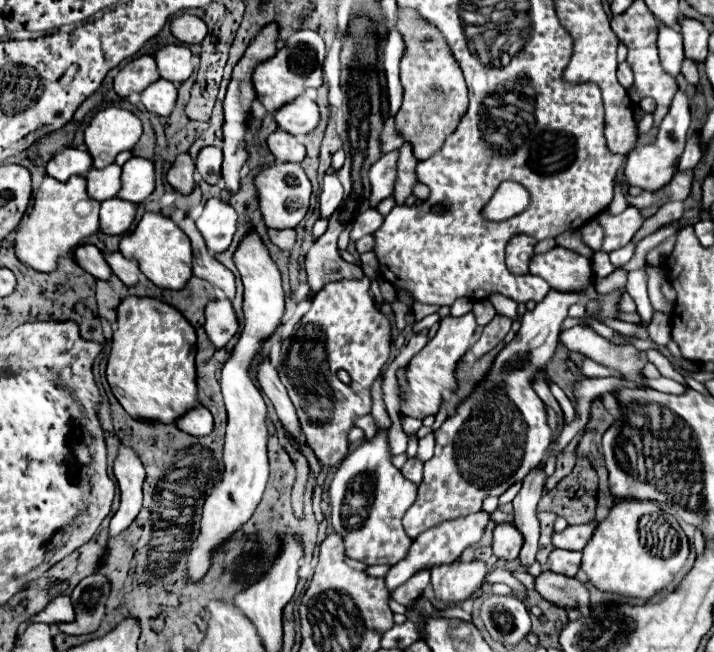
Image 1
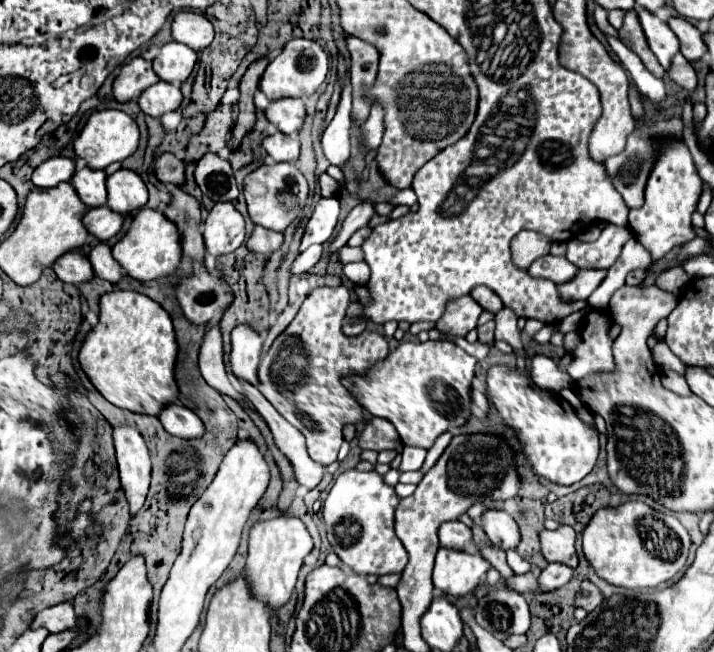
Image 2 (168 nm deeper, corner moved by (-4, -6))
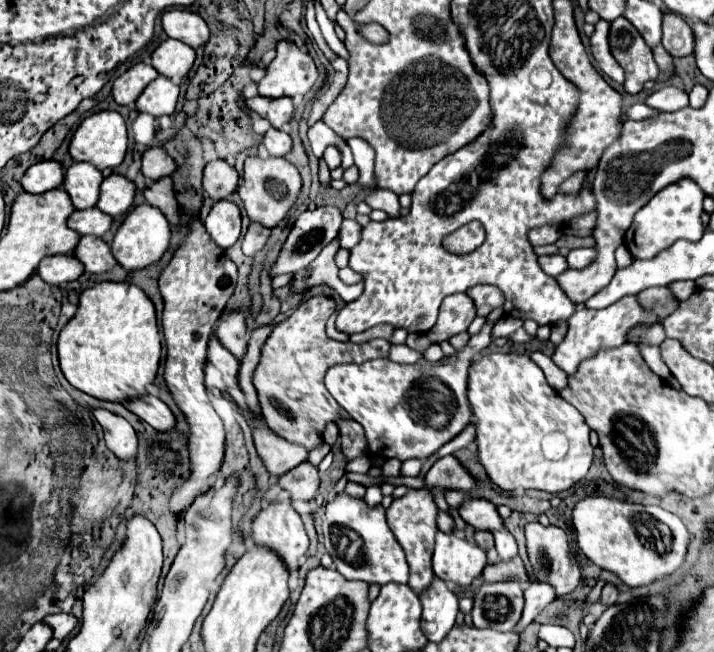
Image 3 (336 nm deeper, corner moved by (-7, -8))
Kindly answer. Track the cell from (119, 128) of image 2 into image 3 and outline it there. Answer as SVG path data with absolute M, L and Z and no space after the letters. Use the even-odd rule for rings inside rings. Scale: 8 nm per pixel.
M103 110L103 112L91 114L89 118L85 118L81 122L77 132L73 134L69 154L73 156L73 160L89 162L99 170L117 168L127 154L127 142L129 142L129 138L127 138L127 126L125 126L123 116L113 110Z

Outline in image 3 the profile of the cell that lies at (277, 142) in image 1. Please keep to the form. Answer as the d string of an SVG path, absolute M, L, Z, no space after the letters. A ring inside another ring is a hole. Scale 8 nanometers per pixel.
M269 128L263 136L263 148L269 156L287 156L293 150L293 140L287 132Z

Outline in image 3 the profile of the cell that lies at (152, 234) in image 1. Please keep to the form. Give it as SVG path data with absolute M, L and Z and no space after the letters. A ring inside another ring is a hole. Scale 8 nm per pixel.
M141 204L141 206L135 206L127 214L125 222L121 224L121 228L115 234L111 250L113 250L113 256L117 258L117 262L125 270L133 272L133 270L141 270L141 268L147 268L155 262L159 262L161 256L169 250L169 244L171 244L171 228L169 228L169 222L163 216L163 212L159 212L151 204Z

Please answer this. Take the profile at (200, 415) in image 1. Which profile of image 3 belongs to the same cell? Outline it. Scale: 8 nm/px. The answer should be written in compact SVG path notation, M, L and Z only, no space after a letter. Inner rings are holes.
M147 394L147 396L139 398L139 400L123 402L123 406L133 410L141 420L151 424L159 432L169 432L169 430L173 430L177 426L177 418L171 412L171 408L163 400L159 400L157 396Z

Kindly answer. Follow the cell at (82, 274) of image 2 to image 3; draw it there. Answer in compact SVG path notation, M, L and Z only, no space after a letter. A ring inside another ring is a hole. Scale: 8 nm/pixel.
M63 254L63 256L45 258L45 260L39 264L39 270L37 270L37 274L39 274L47 284L53 284L53 286L61 286L61 284L73 282L73 280L77 280L83 272L85 272L85 266L83 266L79 260L75 260L73 254Z

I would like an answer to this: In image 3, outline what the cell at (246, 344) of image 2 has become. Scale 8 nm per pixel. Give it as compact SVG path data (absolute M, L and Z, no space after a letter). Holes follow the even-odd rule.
M233 312L229 318L225 318L217 330L215 338L237 358L243 360L247 354L247 342L249 342L249 328L243 312Z

